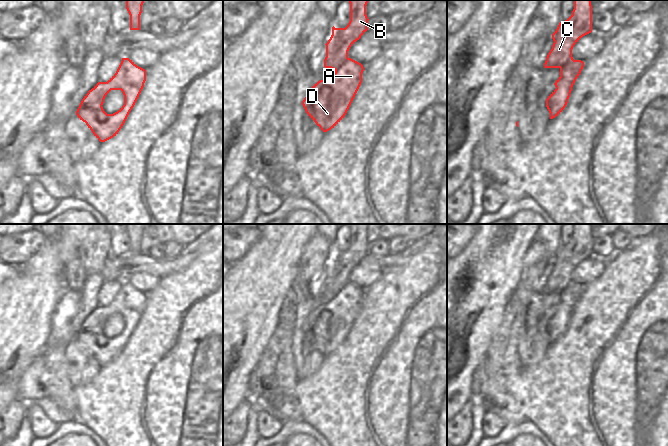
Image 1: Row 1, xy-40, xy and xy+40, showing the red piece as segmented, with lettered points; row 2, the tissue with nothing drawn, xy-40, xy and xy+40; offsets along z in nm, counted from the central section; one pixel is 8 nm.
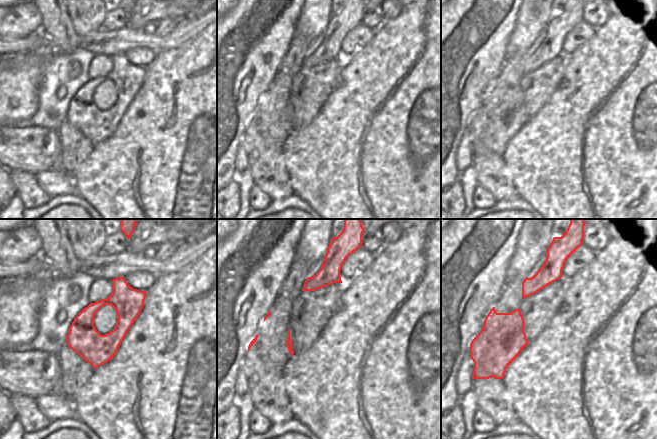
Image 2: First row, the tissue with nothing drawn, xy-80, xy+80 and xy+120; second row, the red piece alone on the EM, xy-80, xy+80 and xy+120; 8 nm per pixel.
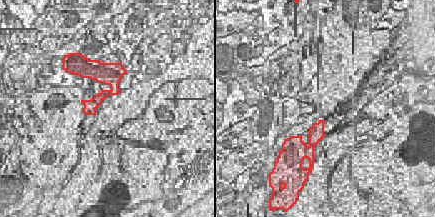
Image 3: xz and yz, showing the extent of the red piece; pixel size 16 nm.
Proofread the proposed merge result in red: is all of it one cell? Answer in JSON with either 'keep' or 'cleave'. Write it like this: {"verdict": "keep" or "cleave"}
{"verdict": "cleave"}

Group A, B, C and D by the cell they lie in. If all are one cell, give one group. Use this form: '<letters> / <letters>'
A D / B C

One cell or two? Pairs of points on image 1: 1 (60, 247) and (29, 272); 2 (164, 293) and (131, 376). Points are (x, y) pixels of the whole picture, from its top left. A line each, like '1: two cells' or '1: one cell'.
1: one cell
2: one cell

